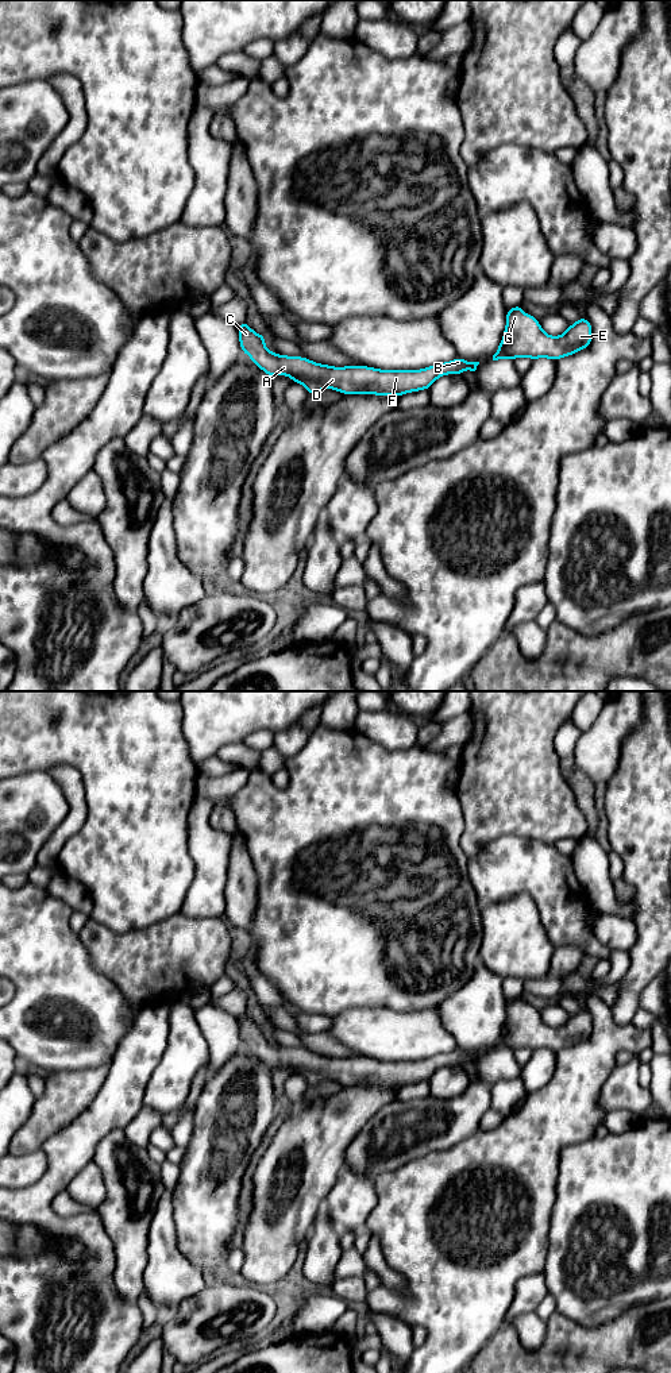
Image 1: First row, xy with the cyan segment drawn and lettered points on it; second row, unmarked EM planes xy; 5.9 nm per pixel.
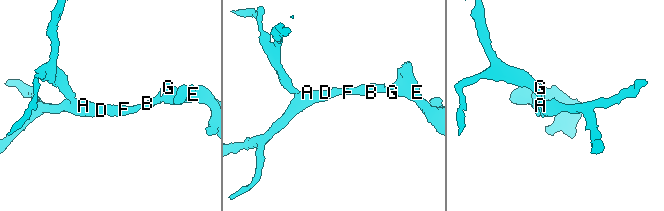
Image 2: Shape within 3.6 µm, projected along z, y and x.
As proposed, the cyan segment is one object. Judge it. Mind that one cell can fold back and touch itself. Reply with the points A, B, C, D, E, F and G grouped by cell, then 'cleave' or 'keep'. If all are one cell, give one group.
groups A B C D E F G; keep

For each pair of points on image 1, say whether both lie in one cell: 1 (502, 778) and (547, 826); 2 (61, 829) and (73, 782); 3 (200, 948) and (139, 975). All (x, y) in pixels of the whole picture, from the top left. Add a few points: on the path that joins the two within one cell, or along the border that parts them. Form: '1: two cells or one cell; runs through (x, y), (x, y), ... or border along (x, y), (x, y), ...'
1: one cell; runs through (515, 790), (539, 814)
2: one cell; runs through (73, 817), (74, 794)
3: one cell; runs through (185, 952), (180, 952), (154, 965)

